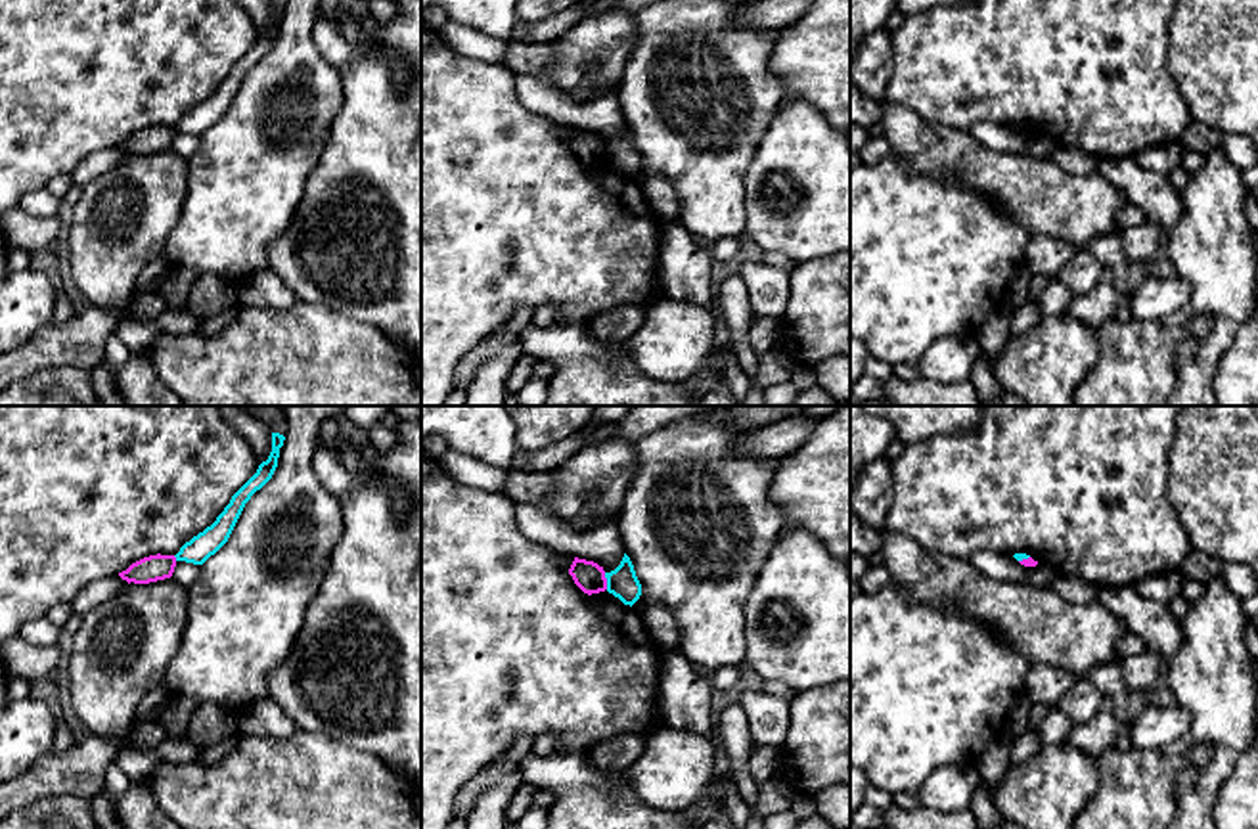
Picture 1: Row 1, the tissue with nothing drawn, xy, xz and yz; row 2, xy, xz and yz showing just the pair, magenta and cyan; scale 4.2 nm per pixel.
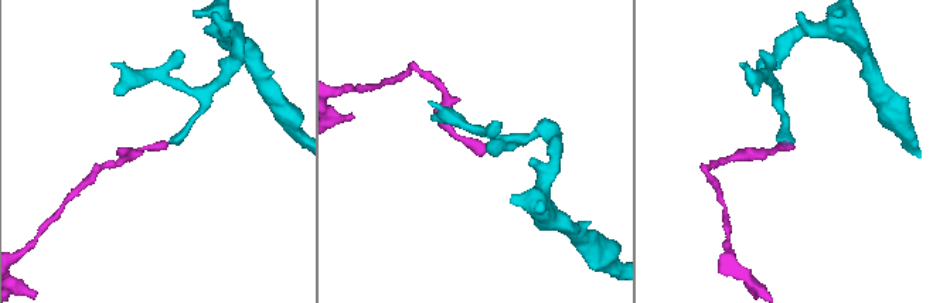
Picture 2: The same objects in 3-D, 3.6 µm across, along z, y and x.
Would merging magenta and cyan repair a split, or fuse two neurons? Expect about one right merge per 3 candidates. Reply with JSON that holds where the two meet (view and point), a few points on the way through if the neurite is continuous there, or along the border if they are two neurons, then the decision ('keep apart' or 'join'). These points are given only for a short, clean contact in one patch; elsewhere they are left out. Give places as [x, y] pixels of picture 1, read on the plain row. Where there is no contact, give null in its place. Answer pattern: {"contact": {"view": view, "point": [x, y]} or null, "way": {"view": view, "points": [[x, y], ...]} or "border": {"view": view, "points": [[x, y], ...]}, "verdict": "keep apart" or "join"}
{"contact": {"view": "xz", "point": [606, 152]}, "border": {"view": "xz", "points": [[604, 144], [607, 159]]}, "verdict": "keep apart"}

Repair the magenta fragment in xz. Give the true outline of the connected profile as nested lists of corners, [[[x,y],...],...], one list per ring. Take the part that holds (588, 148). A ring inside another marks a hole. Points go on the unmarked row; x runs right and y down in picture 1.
[[[574,128],[569,146],[574,155],[588,167],[607,161],[607,149],[603,138],[594,132]]]

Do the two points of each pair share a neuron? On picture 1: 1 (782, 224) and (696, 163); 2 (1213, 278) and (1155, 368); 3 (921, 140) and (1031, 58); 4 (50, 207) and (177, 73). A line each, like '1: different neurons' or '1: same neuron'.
1: different neurons
2: different neurons
3: different neurons
4: different neurons

